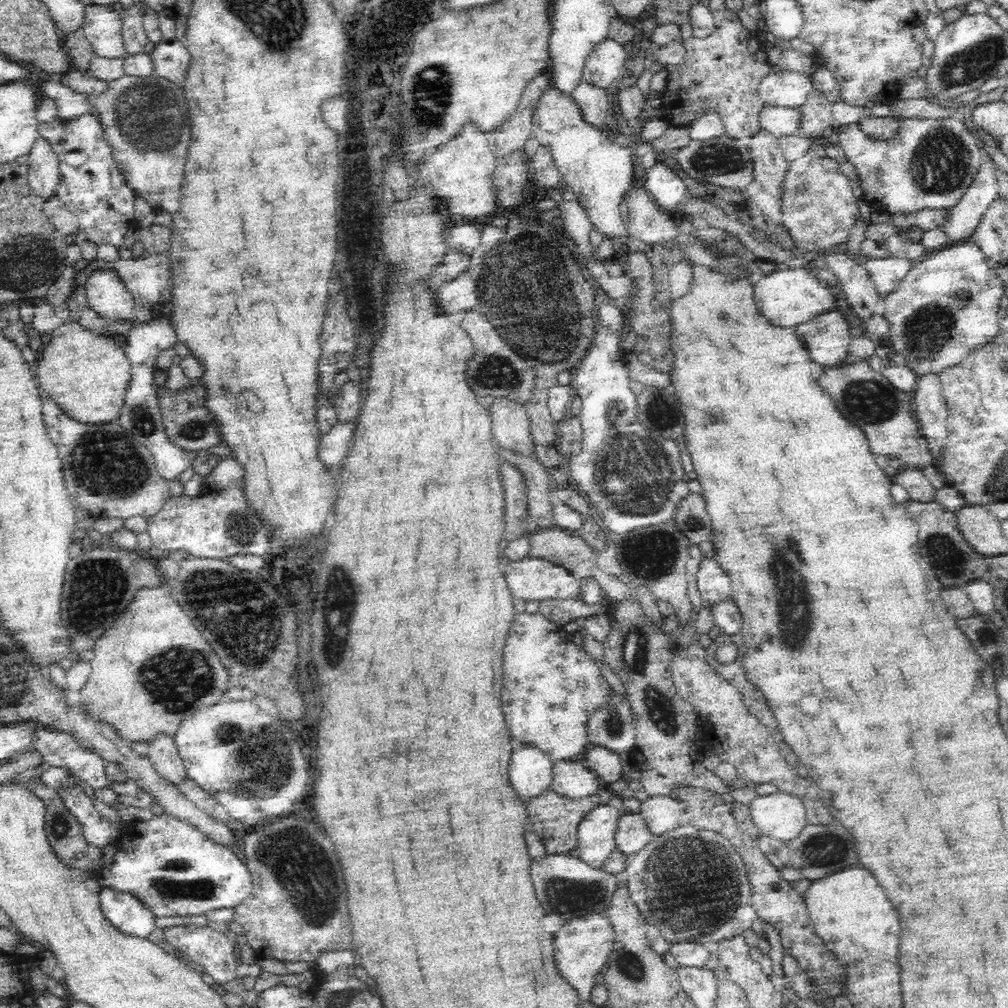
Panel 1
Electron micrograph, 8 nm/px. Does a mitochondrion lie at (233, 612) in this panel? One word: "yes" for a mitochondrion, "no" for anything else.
yes

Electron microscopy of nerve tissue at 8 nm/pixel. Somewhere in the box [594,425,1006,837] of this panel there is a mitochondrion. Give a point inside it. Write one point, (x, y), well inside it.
(795, 605)

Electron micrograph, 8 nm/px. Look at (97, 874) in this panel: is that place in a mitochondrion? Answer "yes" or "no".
no

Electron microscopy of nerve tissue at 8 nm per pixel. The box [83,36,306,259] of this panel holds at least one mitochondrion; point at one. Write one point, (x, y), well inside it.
(134, 108)

